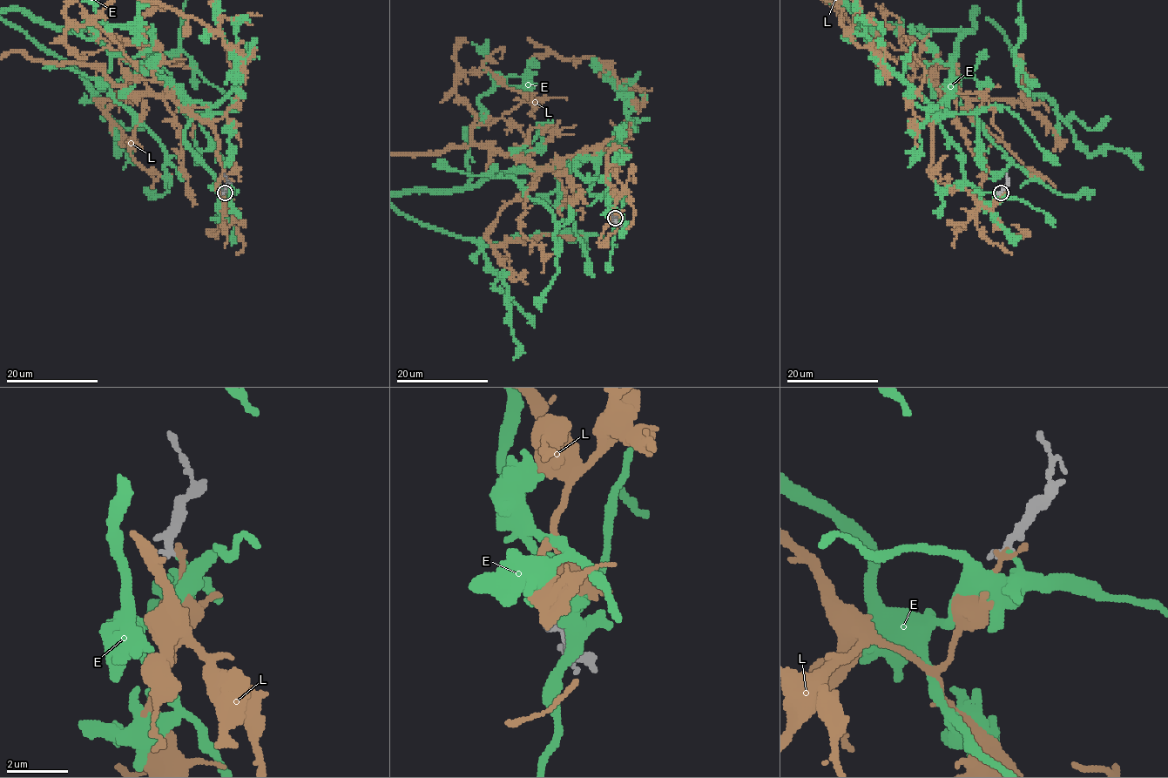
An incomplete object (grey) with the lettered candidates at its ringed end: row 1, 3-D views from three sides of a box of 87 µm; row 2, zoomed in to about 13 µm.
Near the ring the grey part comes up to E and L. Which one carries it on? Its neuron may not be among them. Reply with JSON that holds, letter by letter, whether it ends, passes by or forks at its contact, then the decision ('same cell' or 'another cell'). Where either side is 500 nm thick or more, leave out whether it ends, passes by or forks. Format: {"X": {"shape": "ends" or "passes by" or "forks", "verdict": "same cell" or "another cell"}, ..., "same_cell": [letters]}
{"E": {"shape": "ends", "verdict": "another cell"}, "L": {"shape": "ends", "verdict": "another cell"}, "same_cell": []}

